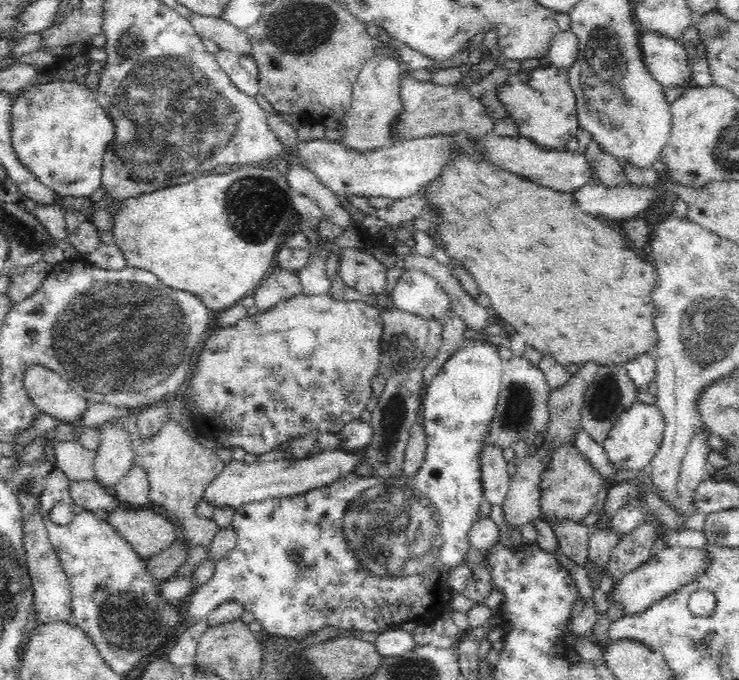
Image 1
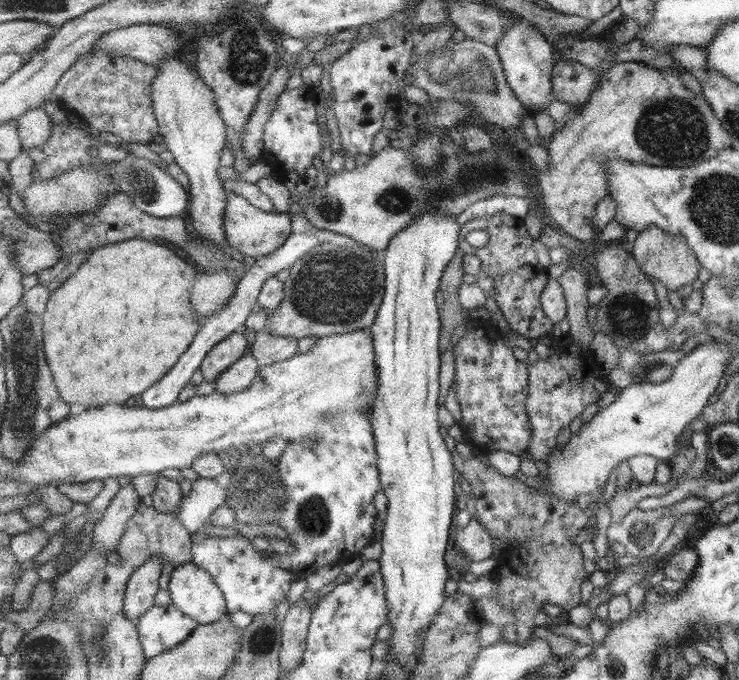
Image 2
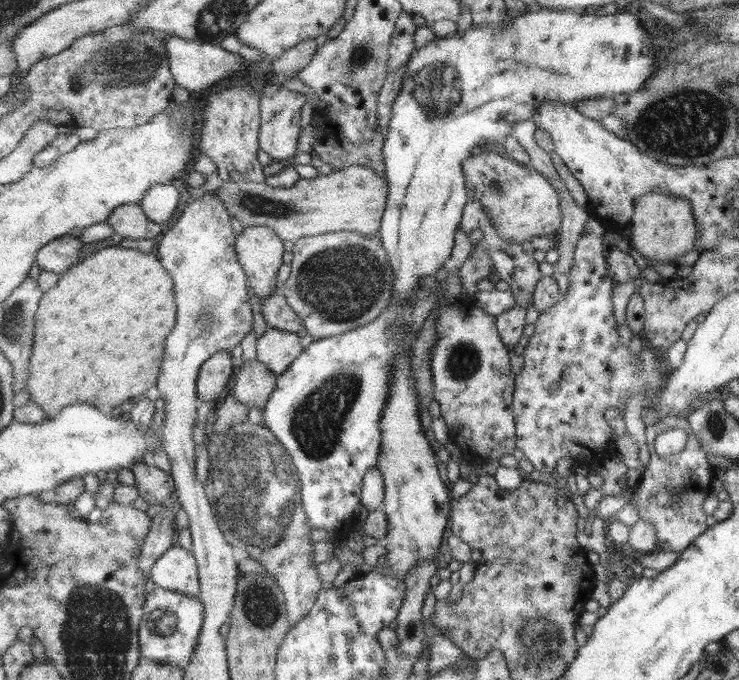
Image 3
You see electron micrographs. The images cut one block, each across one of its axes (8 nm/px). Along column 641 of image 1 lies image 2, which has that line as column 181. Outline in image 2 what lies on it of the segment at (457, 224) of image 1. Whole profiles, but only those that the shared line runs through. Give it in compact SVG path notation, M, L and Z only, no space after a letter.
M141 238L109 244L93 251L81 264L81 270L69 276L51 293L47 311L41 317L44 323L42 330L47 362L62 400L69 405L86 408L123 405L130 396L143 395L155 387L195 342L202 320L199 320L200 316L193 306L191 288L197 282L199 270L175 252L181 252L184 256L173 245L156 244Z

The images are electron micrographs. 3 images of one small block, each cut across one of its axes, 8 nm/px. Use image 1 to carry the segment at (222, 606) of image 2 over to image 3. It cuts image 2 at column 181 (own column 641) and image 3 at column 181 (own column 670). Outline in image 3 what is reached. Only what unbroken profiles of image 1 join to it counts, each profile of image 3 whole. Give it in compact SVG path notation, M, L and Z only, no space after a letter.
M180 544L173 545L155 562L150 572L152 582L170 591L200 596L198 562L192 551Z

